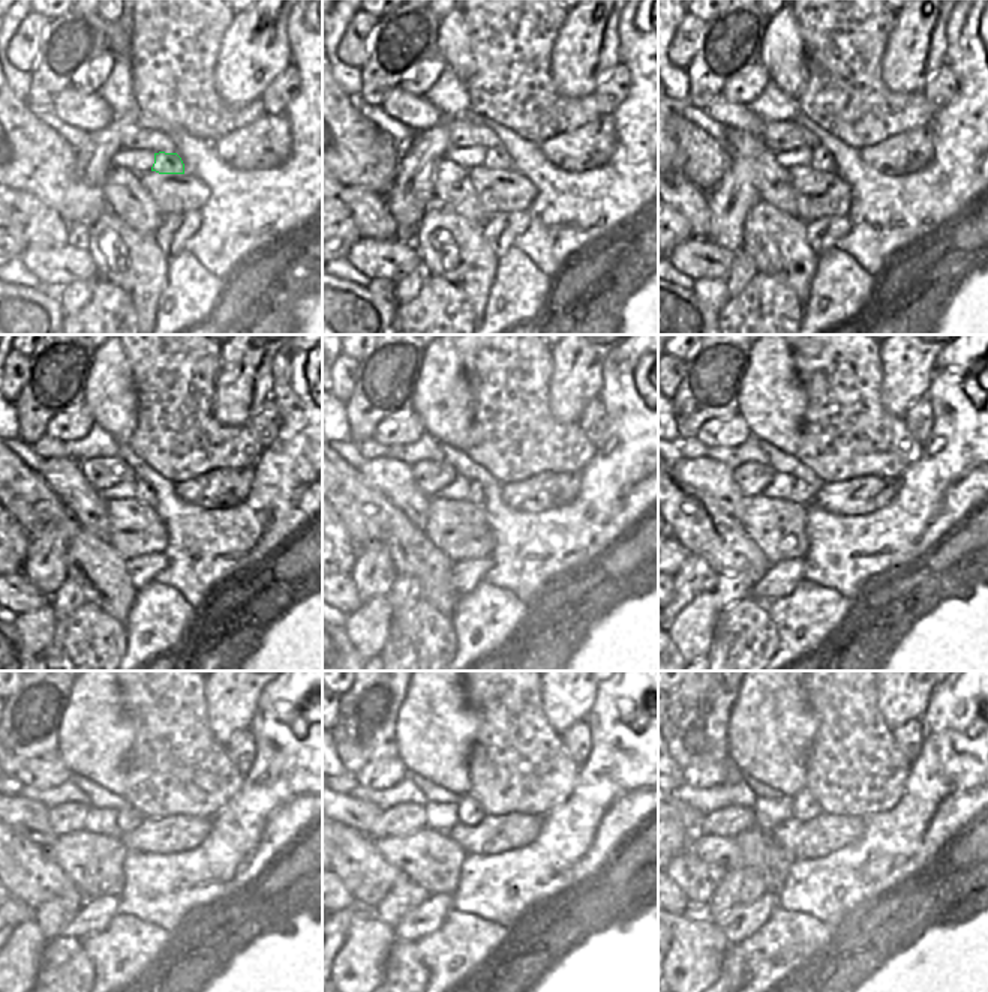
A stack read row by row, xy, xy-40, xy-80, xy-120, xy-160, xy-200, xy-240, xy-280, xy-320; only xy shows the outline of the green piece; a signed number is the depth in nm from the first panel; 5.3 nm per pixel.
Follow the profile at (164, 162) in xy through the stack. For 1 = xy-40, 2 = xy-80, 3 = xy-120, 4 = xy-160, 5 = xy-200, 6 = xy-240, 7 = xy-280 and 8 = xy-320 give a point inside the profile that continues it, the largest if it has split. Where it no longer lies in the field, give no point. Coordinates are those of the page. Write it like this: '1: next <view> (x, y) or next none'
1: next xy-40 (496, 159)
2: next xy-80 (822, 159)
3: next xy-120 (144, 494)
4: next xy-160 (476, 489)
5: next xy-200 (805, 492)
6: next xy-240 (129, 818)
7: next xy-280 (470, 812)
8: next xy-320 (804, 806)

